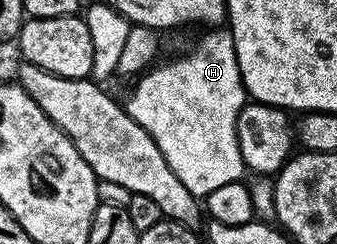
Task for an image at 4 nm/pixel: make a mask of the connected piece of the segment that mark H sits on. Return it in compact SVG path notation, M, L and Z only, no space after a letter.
M216 27L205 33L208 34L189 51L188 57L150 70L126 100L130 116L158 143L158 151L170 163L170 171L198 199L208 197L210 191L226 183L241 180L246 173L236 134L246 94L232 30Z

